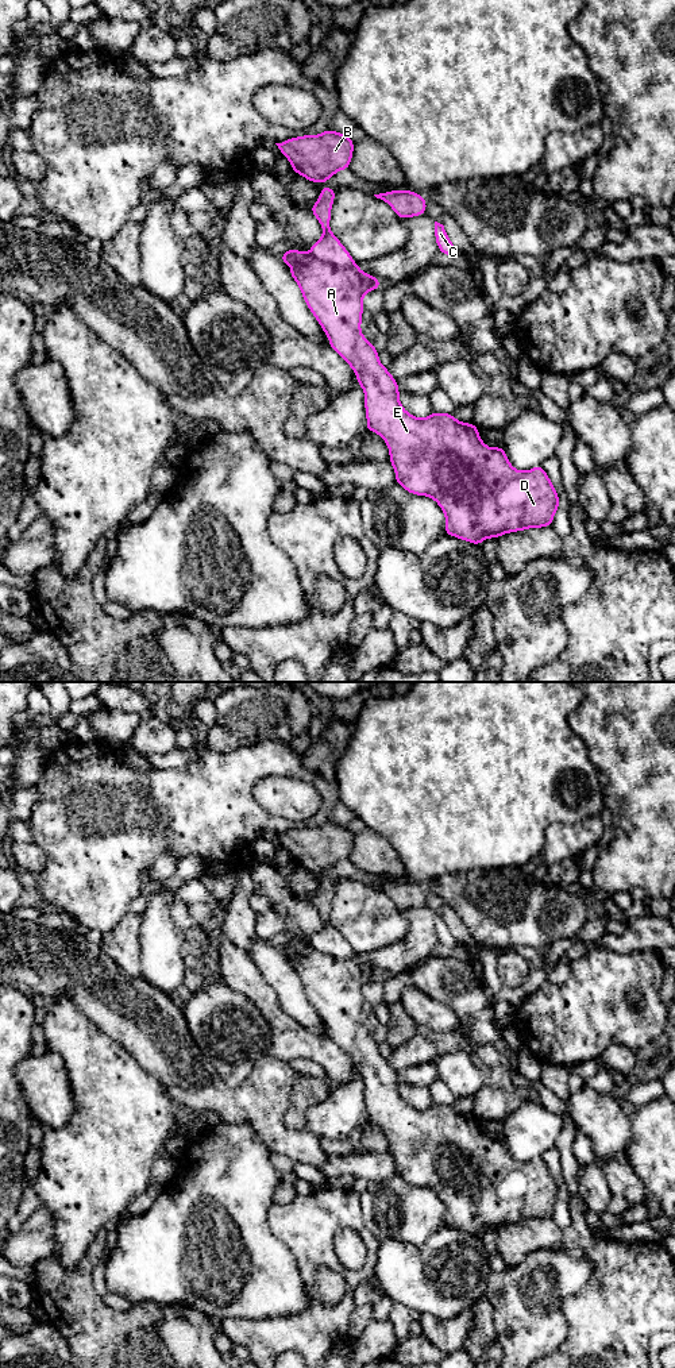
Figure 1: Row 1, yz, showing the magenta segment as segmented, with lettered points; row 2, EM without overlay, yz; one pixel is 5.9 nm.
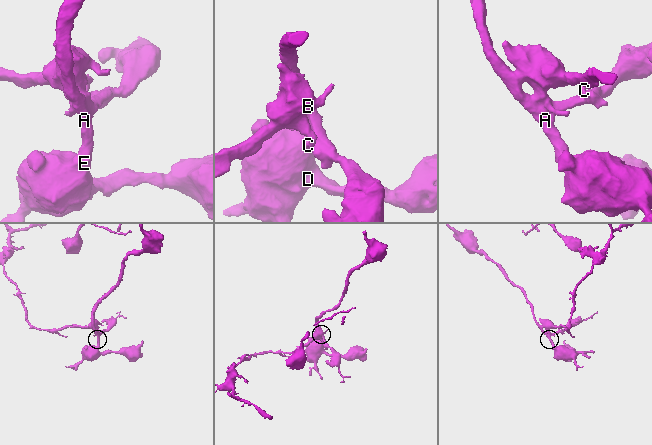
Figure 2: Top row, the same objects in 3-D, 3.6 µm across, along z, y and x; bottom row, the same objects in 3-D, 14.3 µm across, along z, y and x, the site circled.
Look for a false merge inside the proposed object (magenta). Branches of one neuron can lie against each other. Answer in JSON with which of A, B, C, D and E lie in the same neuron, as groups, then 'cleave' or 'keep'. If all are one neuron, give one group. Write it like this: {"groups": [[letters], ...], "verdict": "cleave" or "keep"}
{"groups": [["A", "B", "C", "D", "E"]], "verdict": "keep"}

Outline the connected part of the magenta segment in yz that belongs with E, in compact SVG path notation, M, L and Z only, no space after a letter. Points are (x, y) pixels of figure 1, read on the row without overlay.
M323 879L319 893L310 898L323 918L323 928L312 936L310 944L293 940L279 949L285 957L294 956L289 966L328 1028L331 1040L355 1063L358 1076L366 1086L366 1122L377 1124L386 1133L396 1175L412 1186L432 1188L446 1206L444 1225L477 1237L489 1228L497 1232L502 1225L549 1218L559 1199L559 1187L543 1157L518 1163L509 1155L502 1137L490 1140L481 1132L479 1120L472 1114L464 1115L451 1105L439 1103L418 1110L402 1099L397 1072L381 1056L374 1036L360 1024L362 990L367 983L382 979L382 975L363 964L331 924L331 899L336 883Z

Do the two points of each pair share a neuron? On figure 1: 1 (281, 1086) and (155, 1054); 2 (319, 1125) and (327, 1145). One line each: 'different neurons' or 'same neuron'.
1: same neuron
2: different neurons

